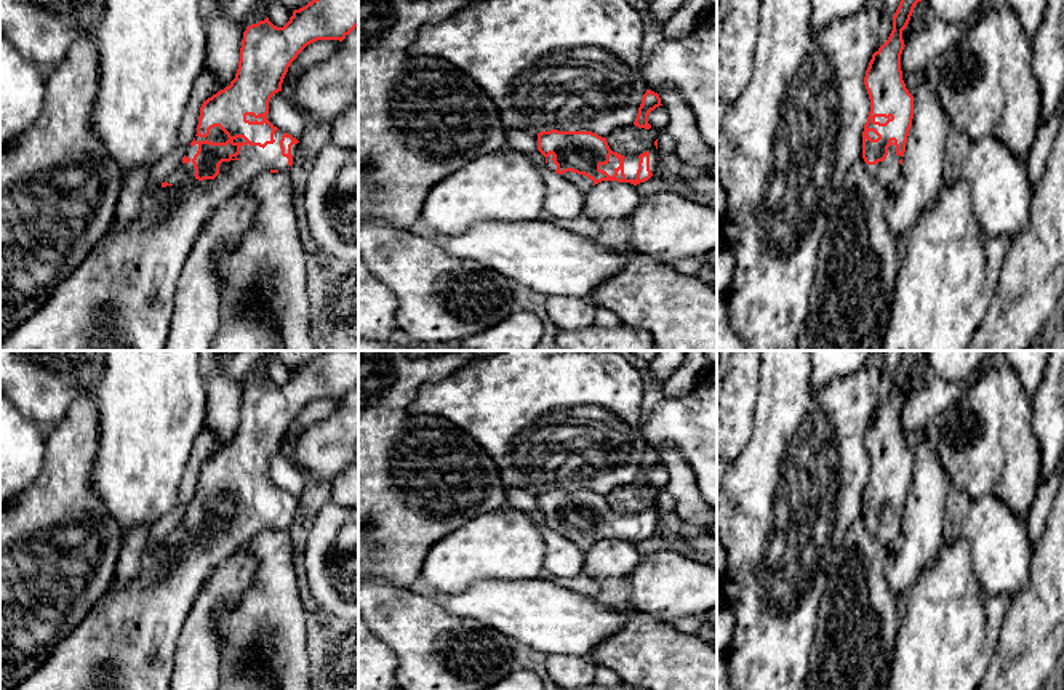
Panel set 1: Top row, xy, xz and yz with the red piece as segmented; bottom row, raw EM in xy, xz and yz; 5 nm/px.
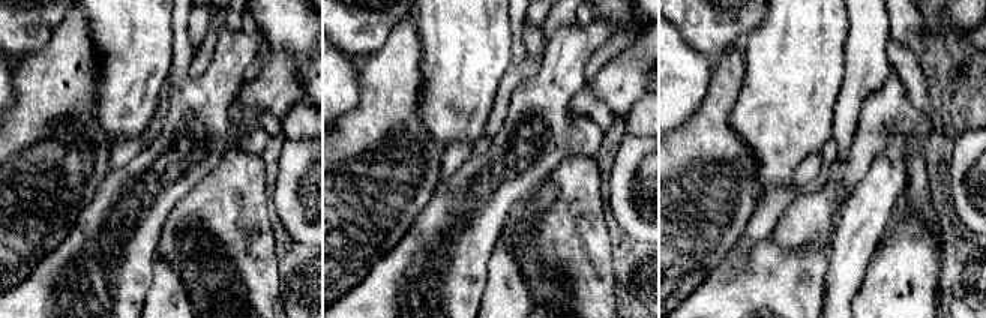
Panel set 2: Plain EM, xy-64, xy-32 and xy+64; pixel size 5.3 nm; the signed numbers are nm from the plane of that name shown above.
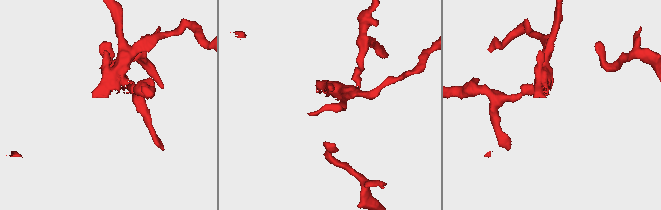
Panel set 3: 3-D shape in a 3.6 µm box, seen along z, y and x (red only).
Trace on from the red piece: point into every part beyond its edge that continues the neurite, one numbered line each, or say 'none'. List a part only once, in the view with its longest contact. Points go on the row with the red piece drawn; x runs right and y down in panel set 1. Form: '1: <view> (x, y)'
1: xy (122, 296)

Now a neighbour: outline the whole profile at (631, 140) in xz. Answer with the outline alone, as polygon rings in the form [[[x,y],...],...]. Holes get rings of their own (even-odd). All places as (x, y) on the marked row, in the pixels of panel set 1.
[[[627,125],[614,130],[606,136],[606,142],[613,152],[618,152],[624,157],[640,155],[650,150],[658,139],[659,131],[654,128],[645,130],[635,125]]]

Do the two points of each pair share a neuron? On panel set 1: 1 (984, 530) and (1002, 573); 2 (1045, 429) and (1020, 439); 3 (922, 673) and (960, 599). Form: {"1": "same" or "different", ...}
{"1": "same", "2": "different", "3": "same"}

